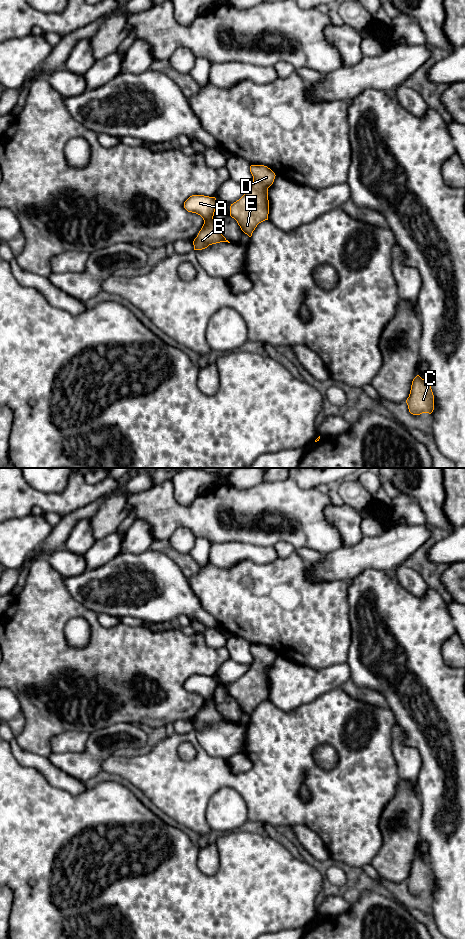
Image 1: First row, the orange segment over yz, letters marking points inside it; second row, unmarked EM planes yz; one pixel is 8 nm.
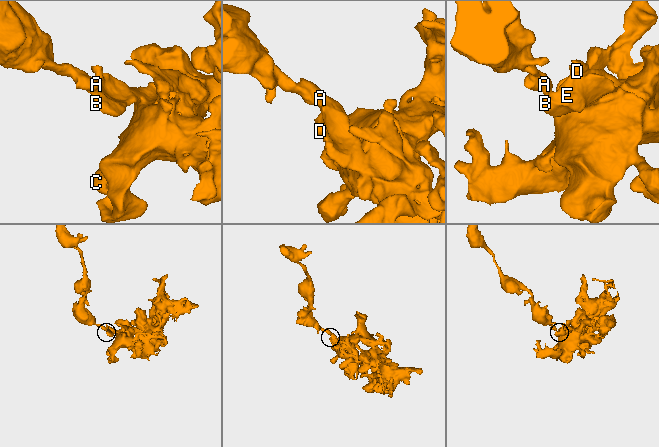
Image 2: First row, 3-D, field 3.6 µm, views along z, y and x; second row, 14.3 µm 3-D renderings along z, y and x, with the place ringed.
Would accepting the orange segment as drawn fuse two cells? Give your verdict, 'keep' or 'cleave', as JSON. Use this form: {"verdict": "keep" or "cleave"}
{"verdict": "cleave"}

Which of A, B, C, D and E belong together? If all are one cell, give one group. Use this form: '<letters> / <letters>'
A / B C D E

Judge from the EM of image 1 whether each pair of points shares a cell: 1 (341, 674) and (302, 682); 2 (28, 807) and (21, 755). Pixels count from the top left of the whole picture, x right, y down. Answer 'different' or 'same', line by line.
1: same
2: different

